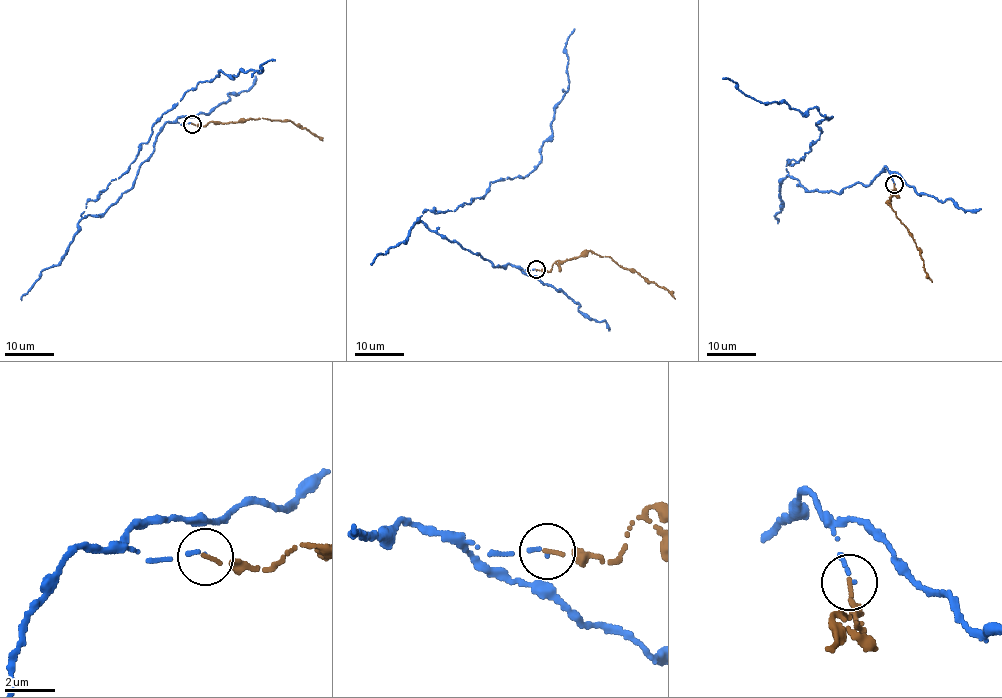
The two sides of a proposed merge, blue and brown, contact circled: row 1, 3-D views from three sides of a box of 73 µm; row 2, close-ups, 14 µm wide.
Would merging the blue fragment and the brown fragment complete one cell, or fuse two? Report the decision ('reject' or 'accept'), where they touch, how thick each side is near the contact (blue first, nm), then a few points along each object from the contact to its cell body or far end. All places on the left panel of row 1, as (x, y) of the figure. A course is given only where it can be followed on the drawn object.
accept; place (192, 124); calibres 100 and 140 nm; course blue (192, 124), (166, 122), (130, 189), (104, 213), (81, 216), (186, 92), (221, 70), (259, 74), (274, 59); course brown (192, 124), (204, 126), (214, 121), (289, 120), (322, 140)

